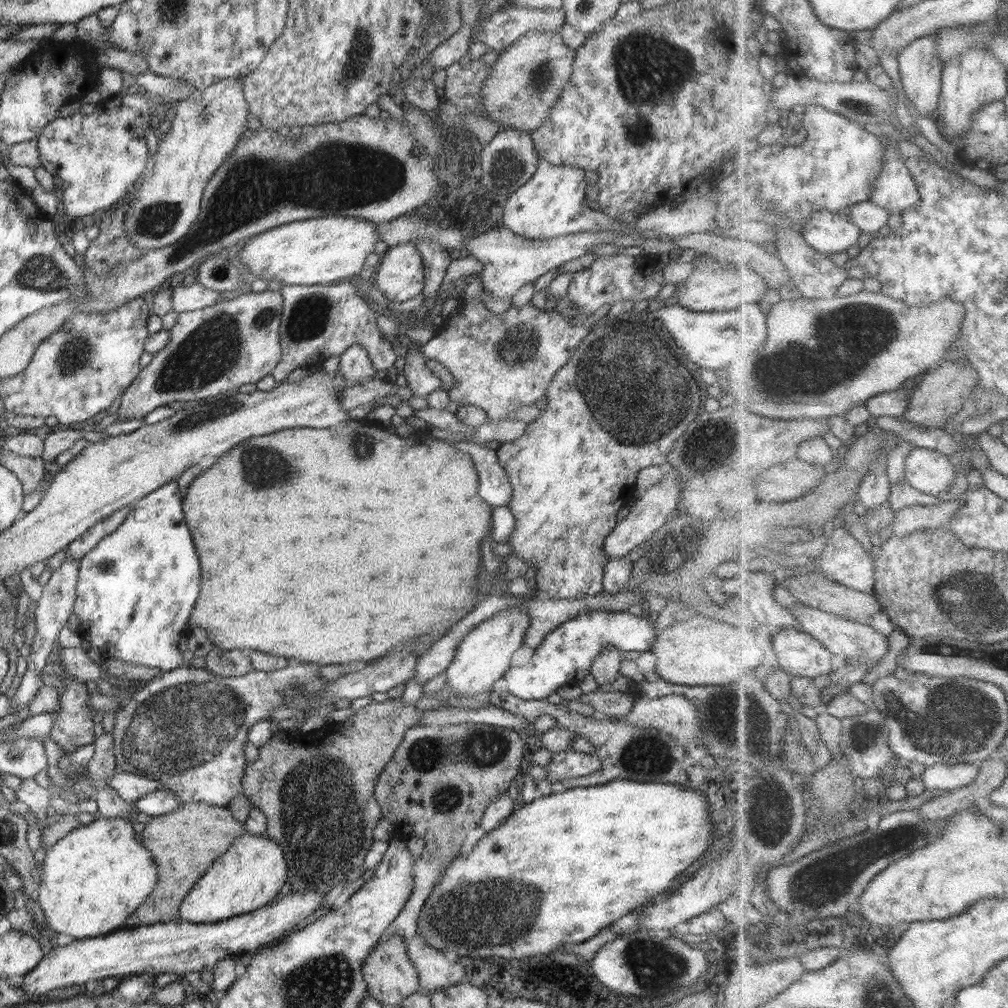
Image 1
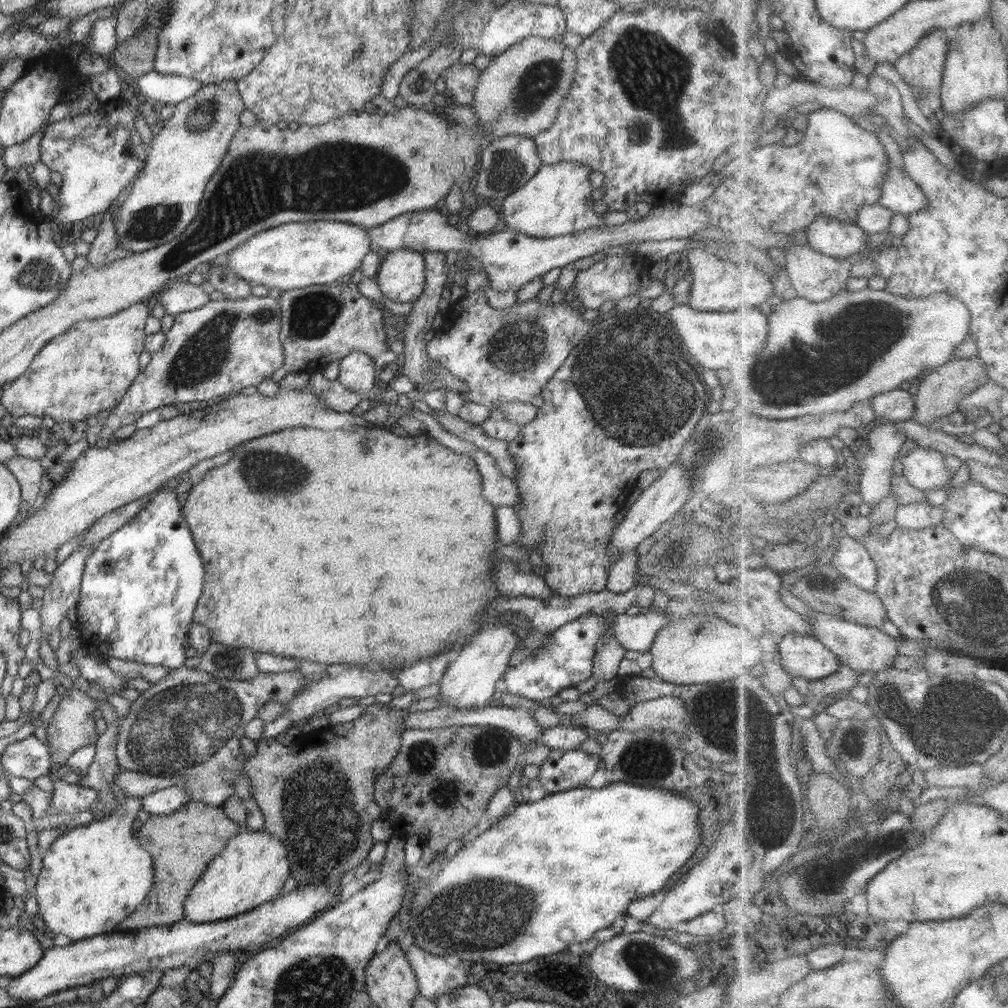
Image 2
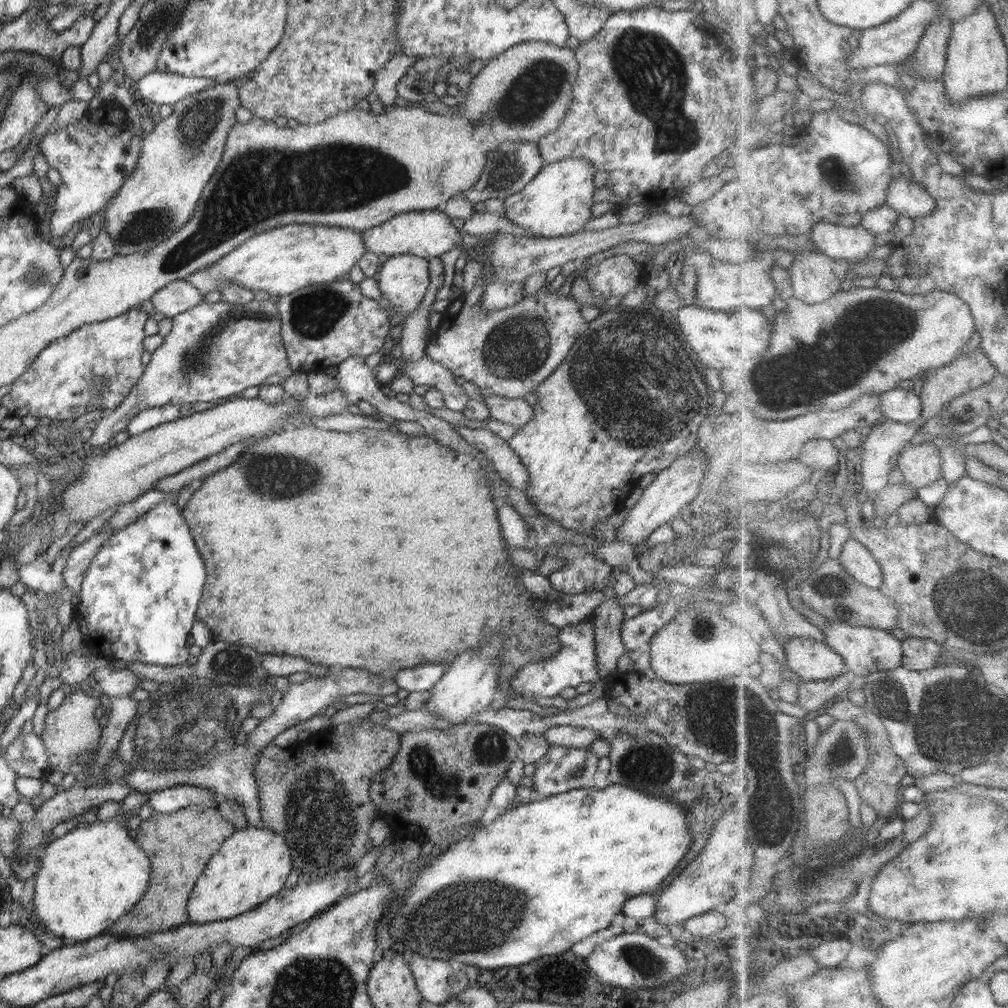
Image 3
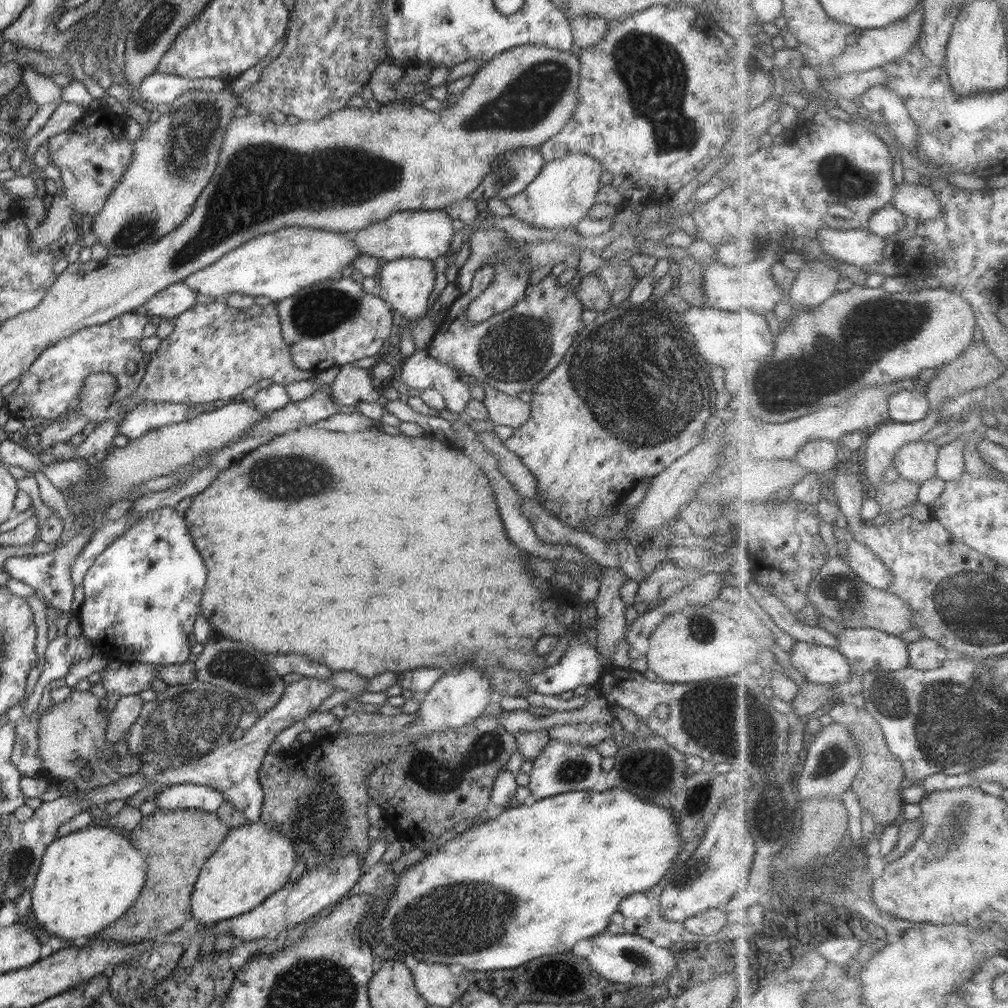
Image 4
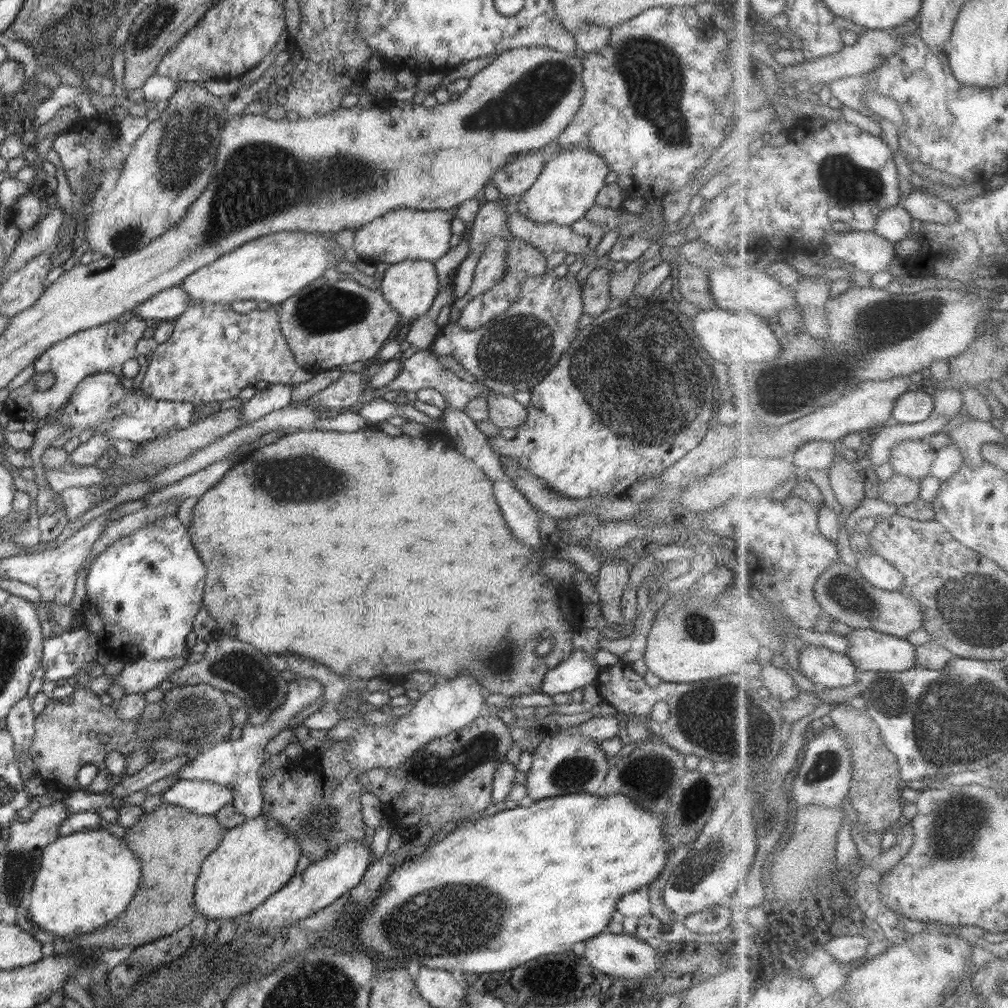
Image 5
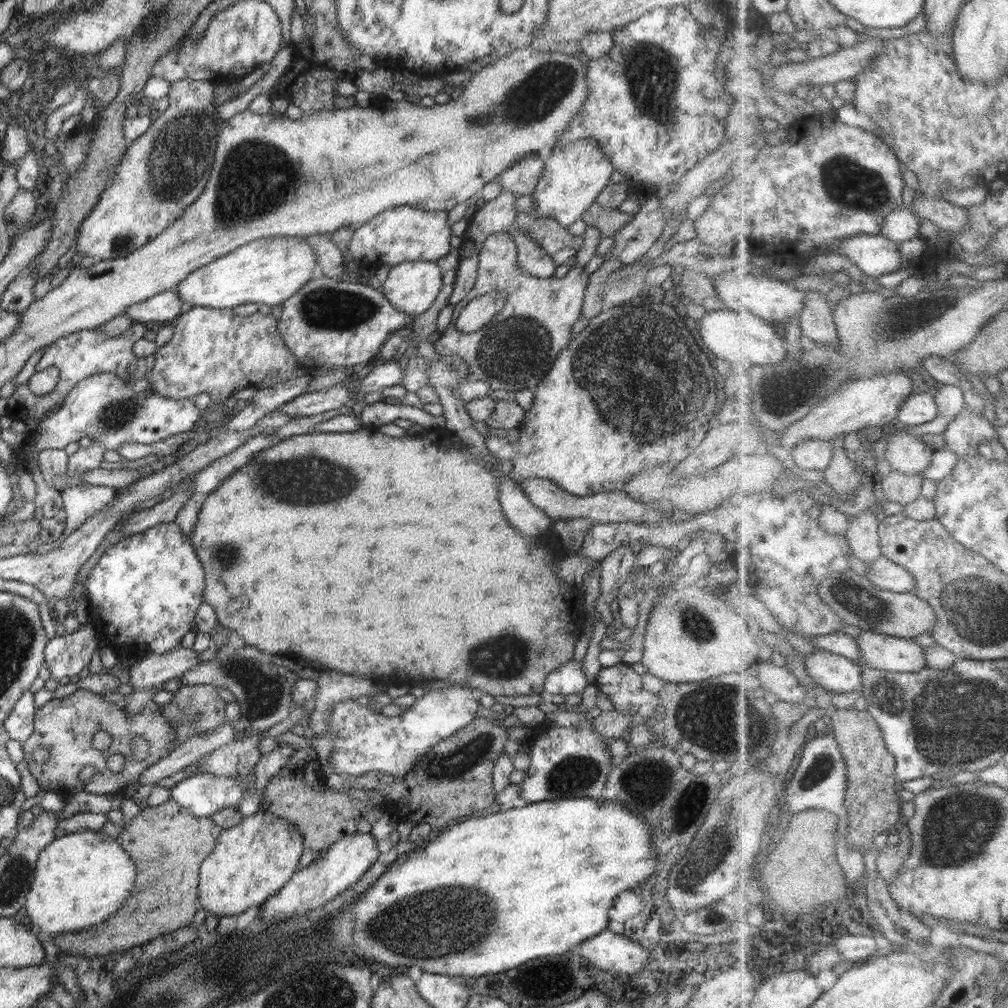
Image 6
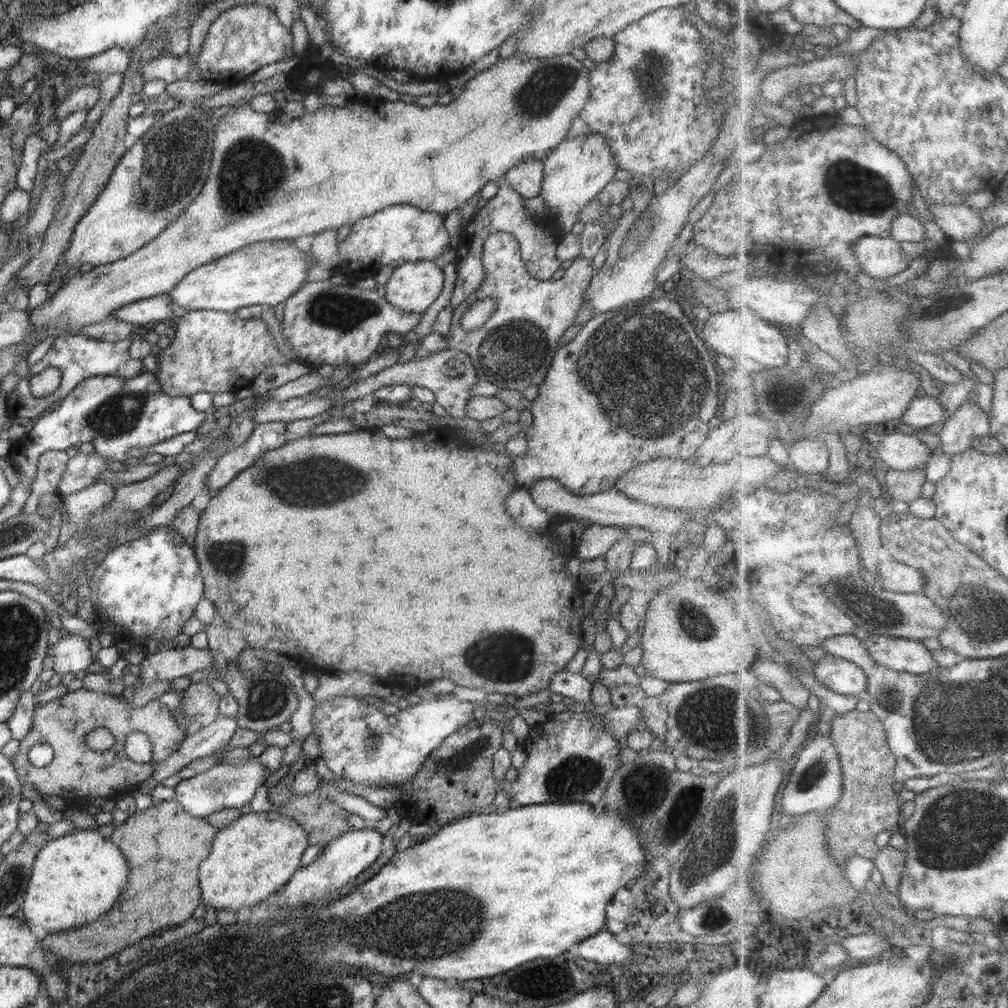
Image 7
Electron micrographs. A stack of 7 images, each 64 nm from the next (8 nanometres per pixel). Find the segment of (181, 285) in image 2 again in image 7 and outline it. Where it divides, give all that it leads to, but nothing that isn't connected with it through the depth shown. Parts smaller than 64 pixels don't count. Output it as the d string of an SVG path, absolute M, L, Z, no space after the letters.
M166 293L127 304L117 312L113 312L108 320L120 319L134 325L134 327L141 327L150 322L164 323L165 320L173 319L172 312L175 307L170 295Z

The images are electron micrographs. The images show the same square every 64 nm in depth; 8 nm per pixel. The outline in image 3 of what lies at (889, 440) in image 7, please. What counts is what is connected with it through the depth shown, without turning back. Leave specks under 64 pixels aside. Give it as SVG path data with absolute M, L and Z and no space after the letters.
M932 442L911 445L901 453L899 468L915 488L926 488L944 477L943 450Z

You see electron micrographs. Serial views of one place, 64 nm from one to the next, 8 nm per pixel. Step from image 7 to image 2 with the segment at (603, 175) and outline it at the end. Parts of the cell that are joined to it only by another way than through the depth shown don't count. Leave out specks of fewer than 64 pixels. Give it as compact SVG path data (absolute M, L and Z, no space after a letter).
M577 162L543 163L525 186L498 202L504 225L519 234L540 239L605 226L605 214L596 214L593 210L591 172L590 168Z

